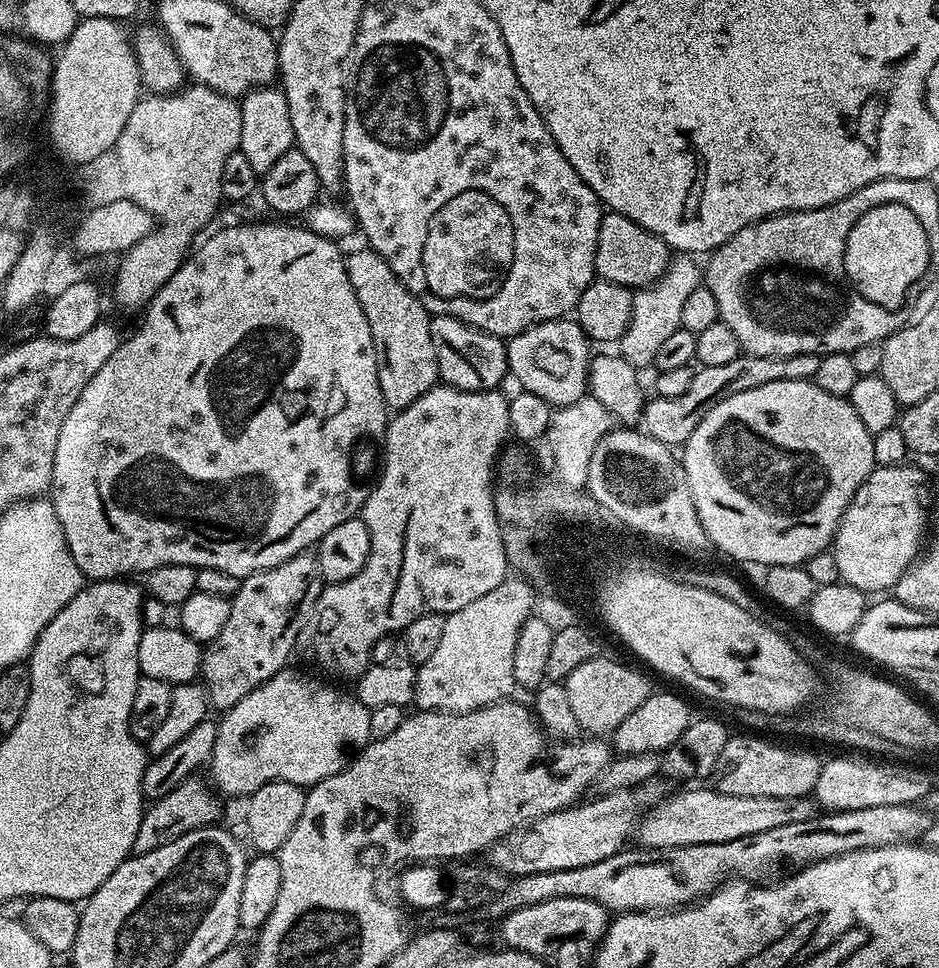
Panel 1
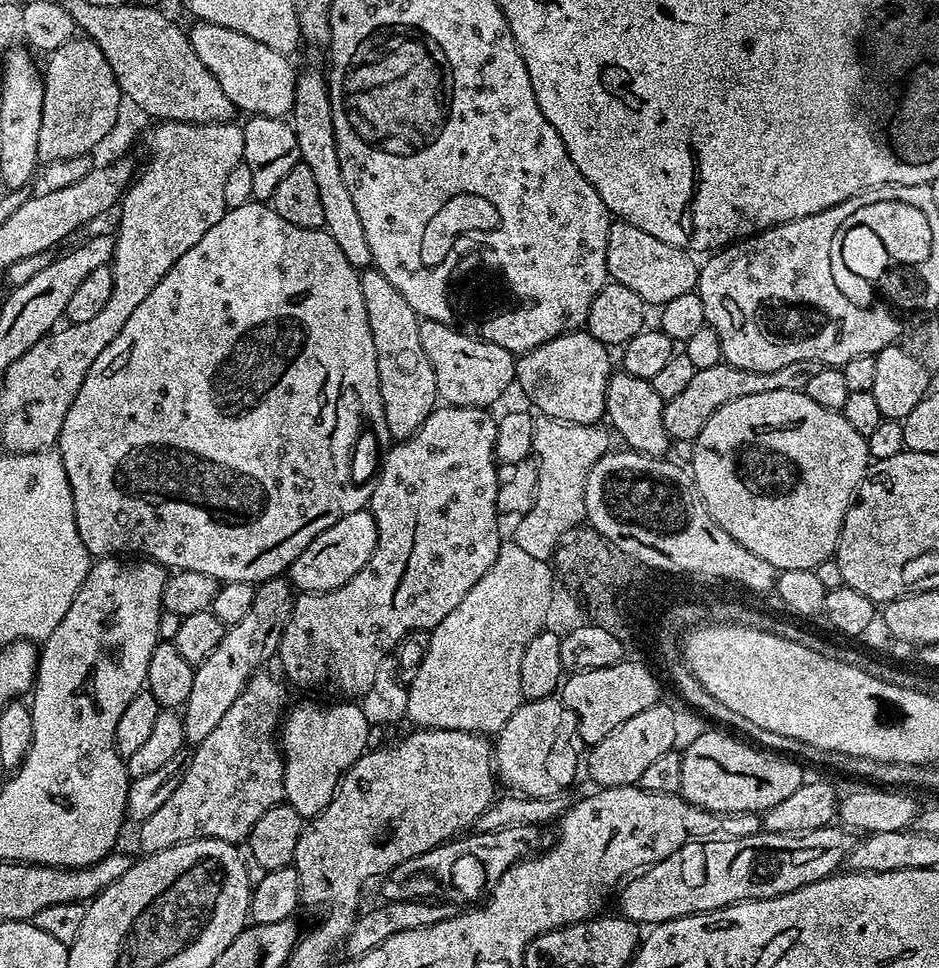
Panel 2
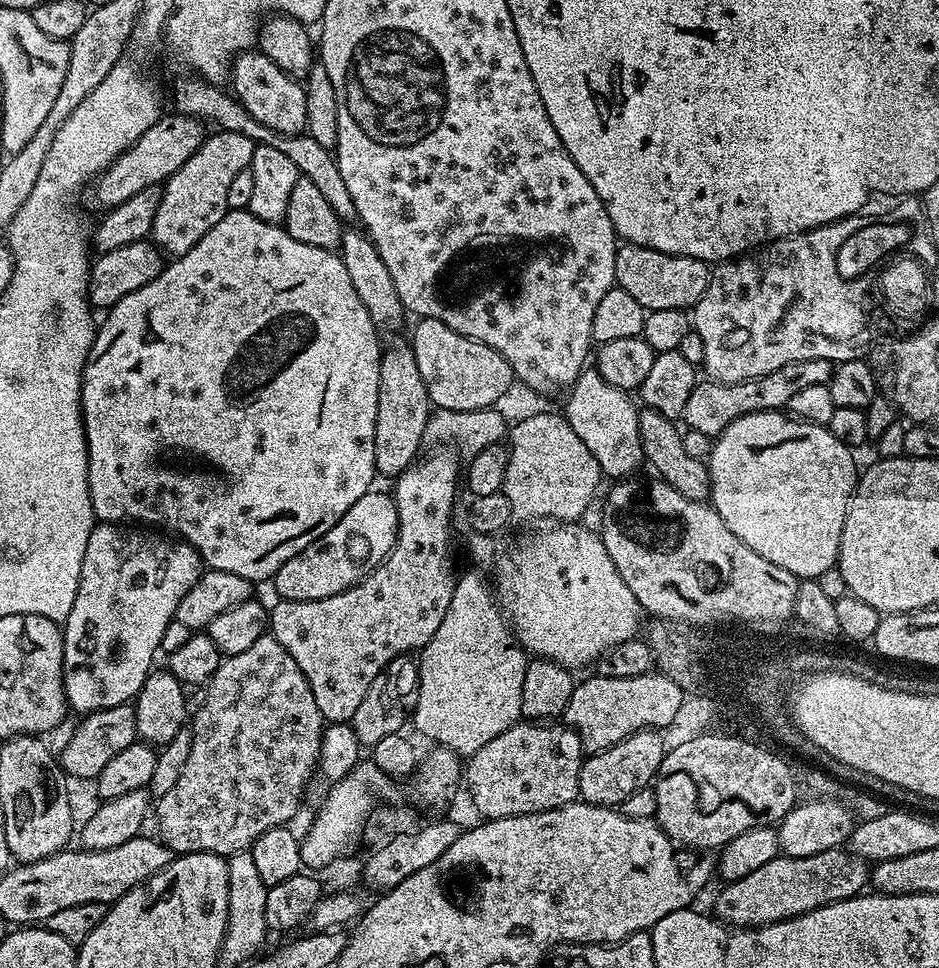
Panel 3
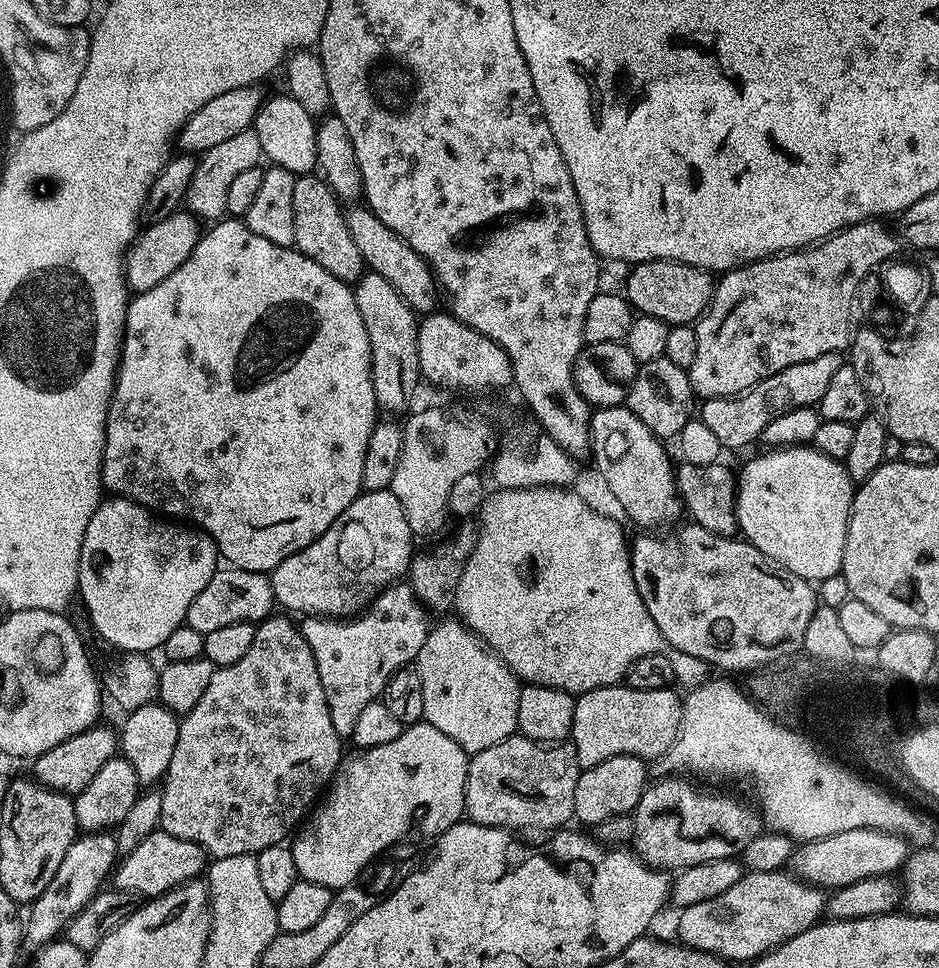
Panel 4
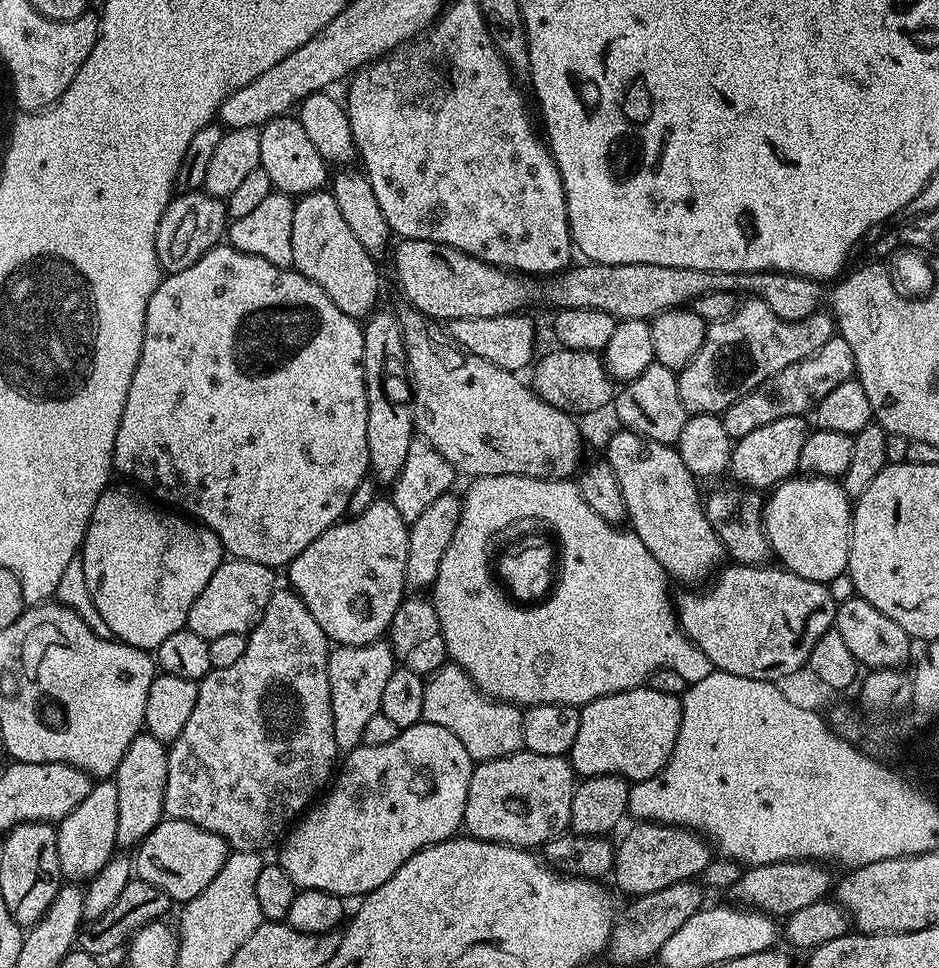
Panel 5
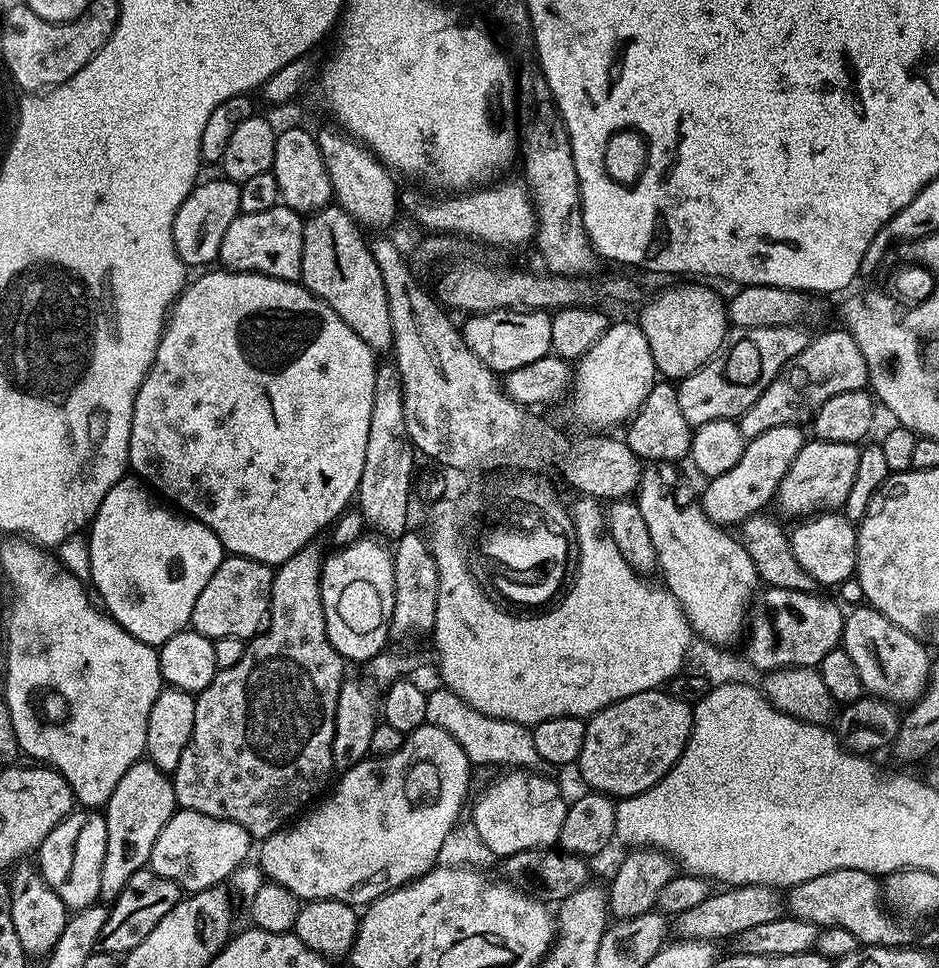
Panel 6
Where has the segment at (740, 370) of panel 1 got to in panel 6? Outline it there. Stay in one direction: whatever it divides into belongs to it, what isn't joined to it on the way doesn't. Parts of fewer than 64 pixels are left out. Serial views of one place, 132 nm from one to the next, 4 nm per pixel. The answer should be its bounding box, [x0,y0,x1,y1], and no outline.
[738,330,868,441]

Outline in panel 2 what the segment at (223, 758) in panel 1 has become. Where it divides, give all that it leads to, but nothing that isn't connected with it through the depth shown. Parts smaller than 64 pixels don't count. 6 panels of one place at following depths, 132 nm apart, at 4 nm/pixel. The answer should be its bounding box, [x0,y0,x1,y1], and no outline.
[282,703,370,818]

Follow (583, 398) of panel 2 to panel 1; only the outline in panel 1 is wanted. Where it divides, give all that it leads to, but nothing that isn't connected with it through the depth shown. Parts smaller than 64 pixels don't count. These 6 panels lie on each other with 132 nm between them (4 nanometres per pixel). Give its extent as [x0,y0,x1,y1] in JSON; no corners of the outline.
[506,318,590,409]

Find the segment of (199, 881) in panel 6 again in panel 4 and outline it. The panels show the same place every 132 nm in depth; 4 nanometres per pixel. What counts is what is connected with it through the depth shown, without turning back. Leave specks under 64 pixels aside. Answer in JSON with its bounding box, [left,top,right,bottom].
[115,830,206,898]

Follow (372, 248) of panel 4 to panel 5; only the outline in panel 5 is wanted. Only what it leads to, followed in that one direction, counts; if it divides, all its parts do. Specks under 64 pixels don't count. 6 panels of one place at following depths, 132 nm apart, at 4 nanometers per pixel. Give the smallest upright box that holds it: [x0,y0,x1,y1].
[392,239,821,322]

